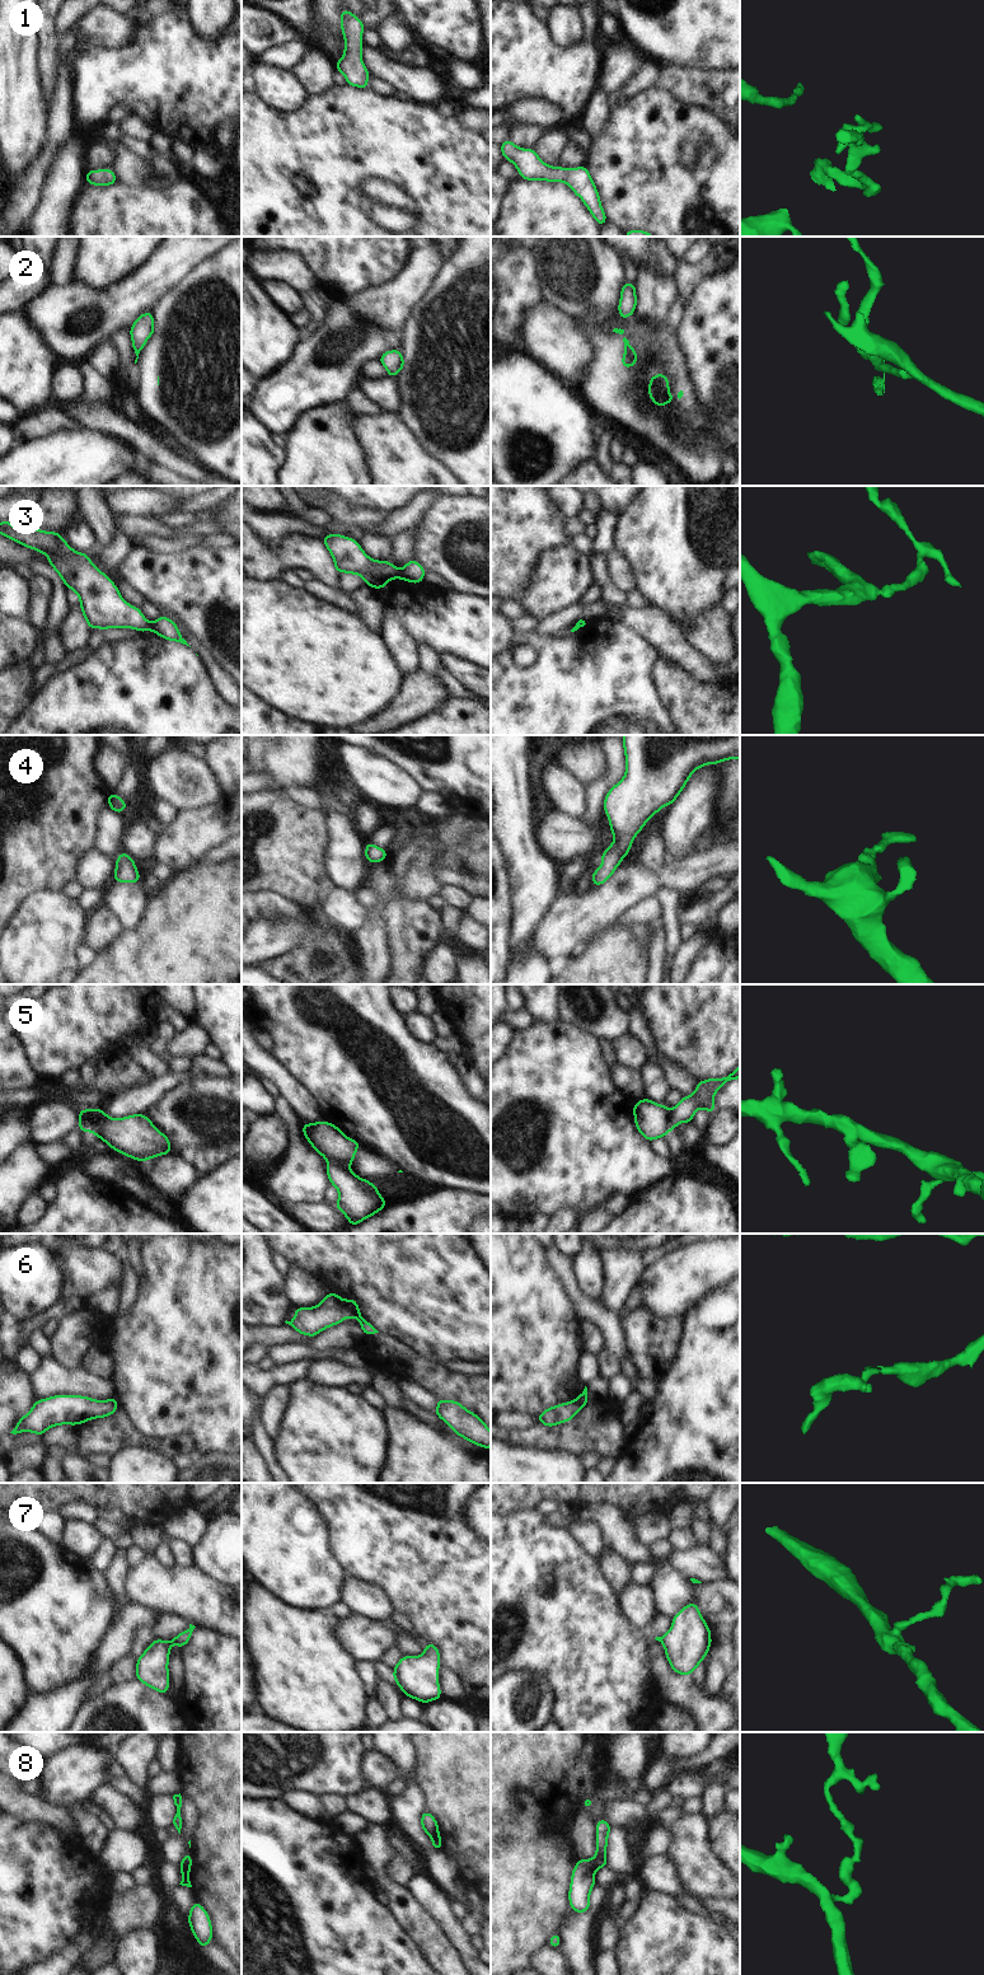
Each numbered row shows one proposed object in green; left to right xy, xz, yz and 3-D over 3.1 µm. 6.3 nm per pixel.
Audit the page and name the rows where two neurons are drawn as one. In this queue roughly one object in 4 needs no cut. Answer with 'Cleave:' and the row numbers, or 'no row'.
Cleave: 2, 3, 5, 6, 8

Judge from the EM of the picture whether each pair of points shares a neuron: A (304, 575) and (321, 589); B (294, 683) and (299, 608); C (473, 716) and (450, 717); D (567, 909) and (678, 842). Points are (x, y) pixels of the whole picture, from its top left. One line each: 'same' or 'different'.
A: different
B: same
C: same
D: different

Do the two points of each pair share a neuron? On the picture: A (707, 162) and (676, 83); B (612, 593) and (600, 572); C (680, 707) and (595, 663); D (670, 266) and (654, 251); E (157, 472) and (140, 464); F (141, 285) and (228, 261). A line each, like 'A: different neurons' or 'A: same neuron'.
A: different neurons
B: same neuron
C: different neurons
D: same neuron
E: same neuron
F: different neurons

